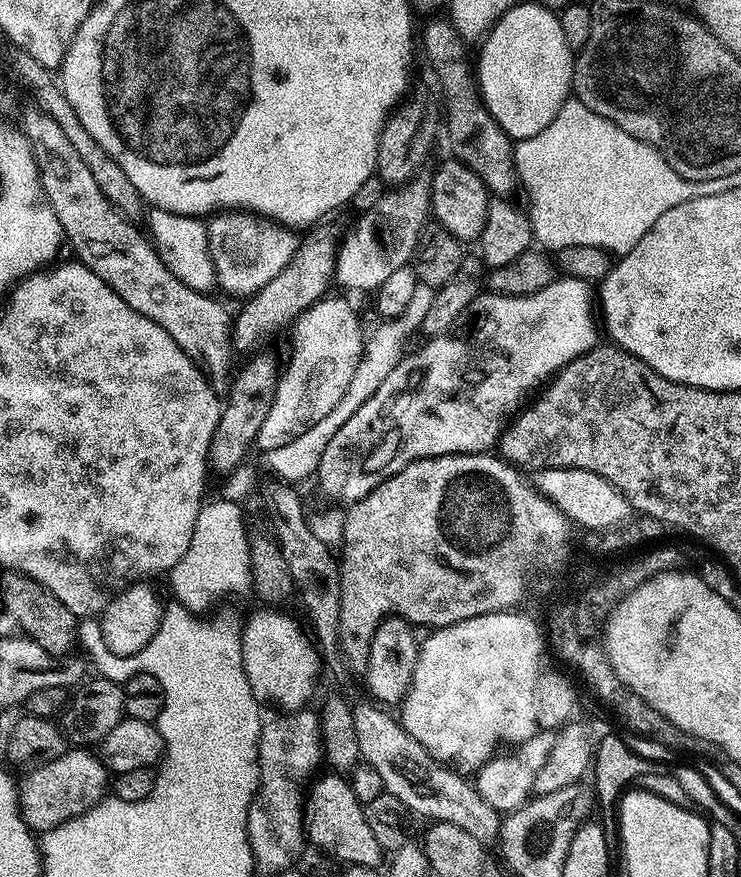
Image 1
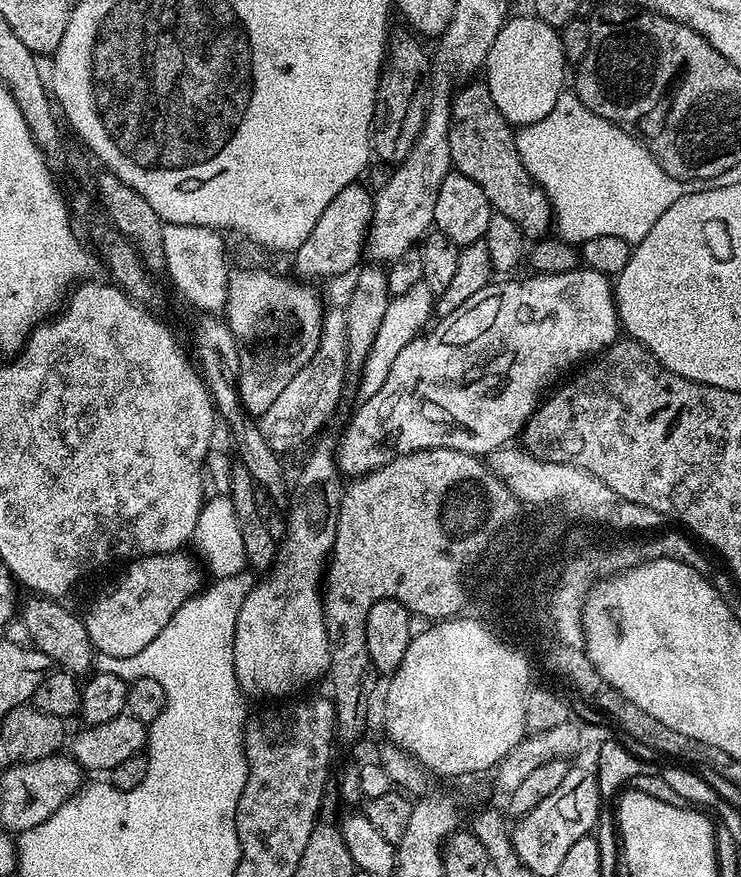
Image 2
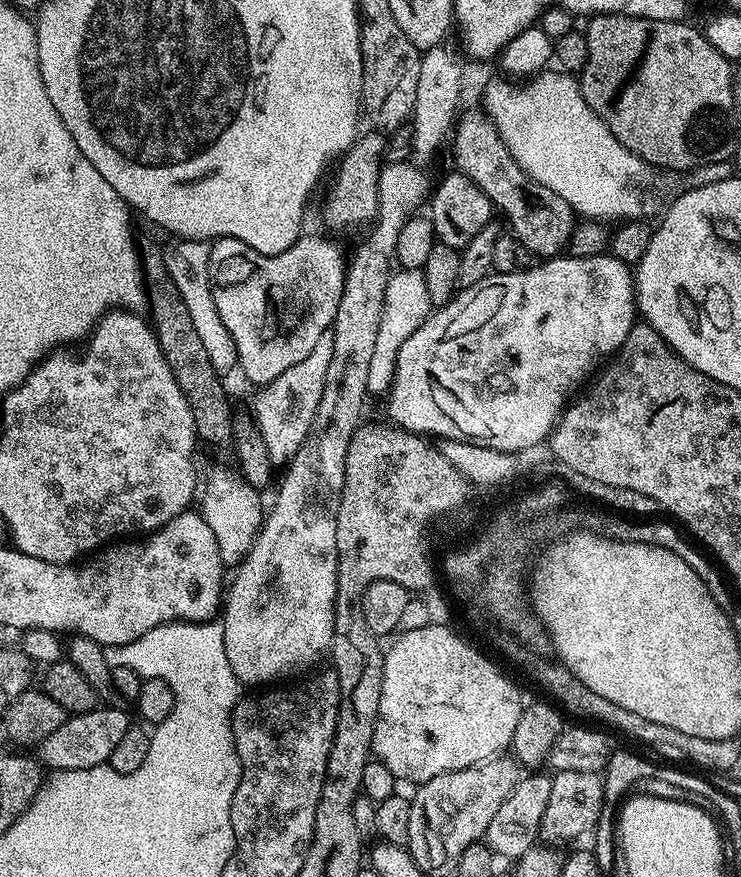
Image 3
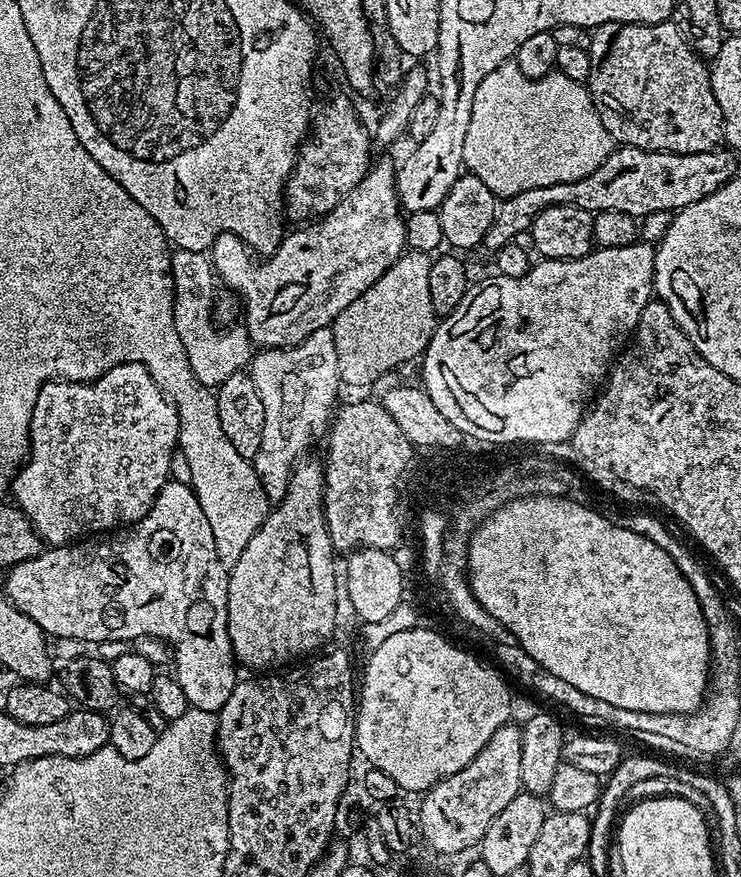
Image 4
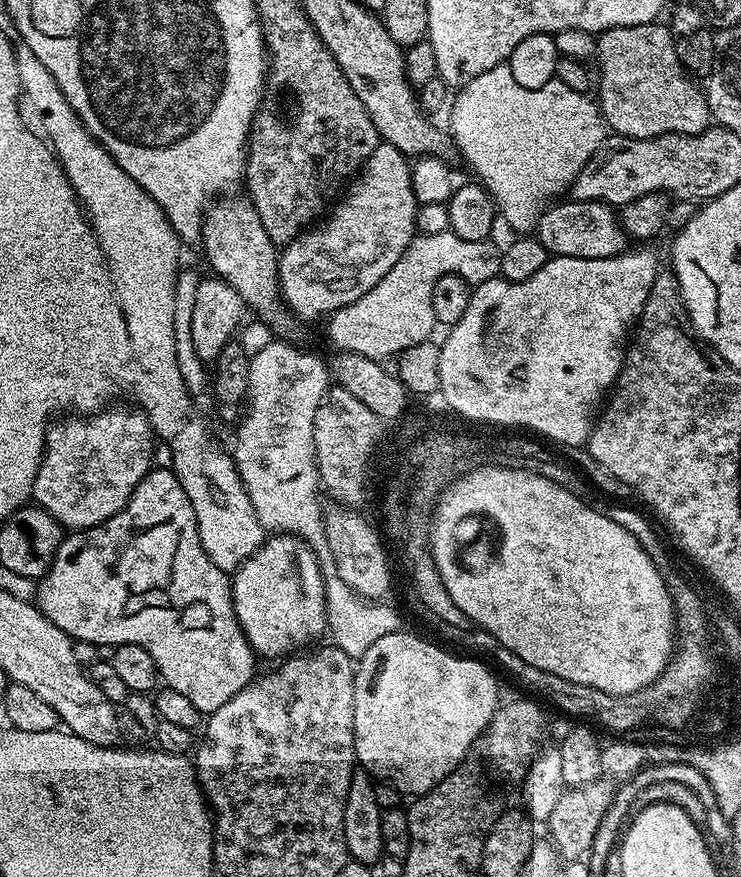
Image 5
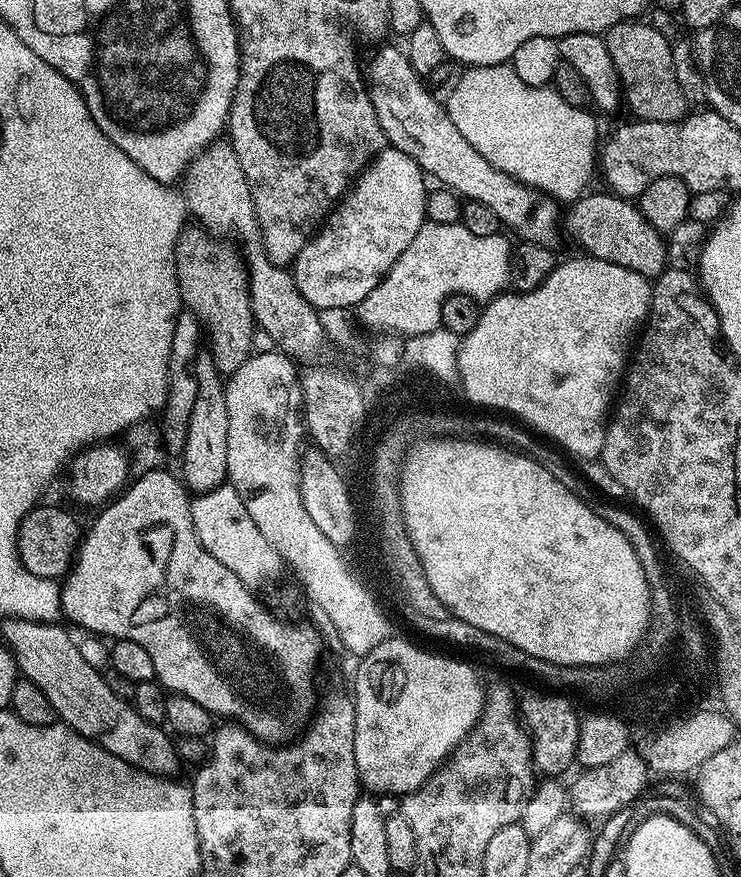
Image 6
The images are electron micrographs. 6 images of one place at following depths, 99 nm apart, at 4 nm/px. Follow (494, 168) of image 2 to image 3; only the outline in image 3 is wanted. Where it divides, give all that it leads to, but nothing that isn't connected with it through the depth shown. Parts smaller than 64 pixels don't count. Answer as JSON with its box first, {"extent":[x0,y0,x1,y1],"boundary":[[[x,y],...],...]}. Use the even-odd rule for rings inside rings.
{"extent":[450,108,578,258],"boundary":[[[477,108],[477,110],[468,110],[464,113],[464,111],[457,117],[457,122],[454,126],[452,132],[452,139],[450,142],[450,148],[452,144],[452,152],[454,154],[454,160],[456,162],[455,167],[457,171],[463,173],[464,176],[470,178],[471,181],[474,181],[476,185],[482,190],[484,194],[488,198],[490,198],[493,207],[496,207],[499,211],[500,209],[504,212],[505,216],[508,218],[508,222],[511,226],[509,228],[511,233],[516,237],[516,243],[519,245],[521,249],[524,248],[528,252],[533,252],[536,255],[536,258],[551,258],[553,256],[559,256],[561,253],[565,251],[568,247],[568,243],[570,242],[570,234],[576,228],[578,223],[578,217],[575,212],[572,211],[572,207],[570,206],[570,202],[566,202],[566,198],[558,198],[558,194],[554,194],[554,190],[550,190],[549,188],[541,188],[538,187],[535,180],[530,178],[530,174],[526,174],[526,170],[522,170],[520,166],[517,164],[517,160],[513,158],[513,156],[509,152],[509,148],[506,146],[504,142],[502,142],[501,136],[497,132],[497,128],[494,126],[491,119],[489,119],[486,112],[483,109]]]}

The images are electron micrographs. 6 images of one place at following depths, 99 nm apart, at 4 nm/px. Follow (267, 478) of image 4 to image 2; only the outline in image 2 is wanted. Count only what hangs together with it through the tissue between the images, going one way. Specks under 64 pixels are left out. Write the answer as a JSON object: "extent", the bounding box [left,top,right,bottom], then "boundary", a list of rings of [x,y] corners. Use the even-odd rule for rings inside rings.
{"extent":[259,311,347,454],"boundary":[[[325,311],[324,330],[320,334],[320,345],[314,358],[310,358],[310,362],[306,362],[306,366],[302,366],[302,370],[298,370],[290,382],[286,382],[286,390],[278,394],[274,406],[270,406],[270,410],[259,417],[262,434],[275,452],[285,454],[291,448],[306,443],[331,418],[340,400],[340,391],[344,388],[344,372],[347,368],[346,318],[343,311]]]}

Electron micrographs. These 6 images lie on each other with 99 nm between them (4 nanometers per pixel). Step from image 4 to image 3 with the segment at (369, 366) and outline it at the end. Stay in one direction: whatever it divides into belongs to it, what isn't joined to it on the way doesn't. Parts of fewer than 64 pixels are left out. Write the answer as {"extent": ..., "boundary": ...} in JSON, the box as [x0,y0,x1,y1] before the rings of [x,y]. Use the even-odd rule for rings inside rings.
{"extent":[368,270,430,393],"boundary":[[[396,270],[388,277],[386,286],[386,298],[384,299],[384,309],[382,310],[382,322],[378,326],[378,338],[374,341],[374,354],[370,357],[370,378],[368,379],[369,393],[387,393],[392,386],[392,379],[396,377],[396,355],[398,350],[402,350],[402,342],[422,326],[422,322],[430,315],[430,305],[426,294],[426,278],[420,270]]]}

